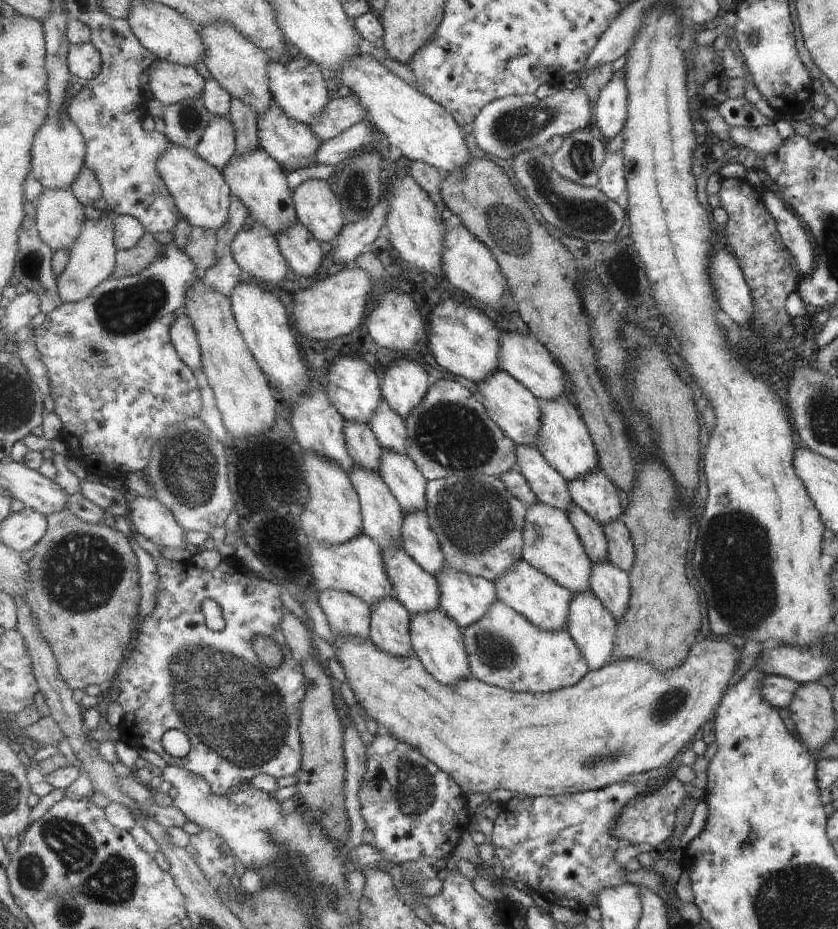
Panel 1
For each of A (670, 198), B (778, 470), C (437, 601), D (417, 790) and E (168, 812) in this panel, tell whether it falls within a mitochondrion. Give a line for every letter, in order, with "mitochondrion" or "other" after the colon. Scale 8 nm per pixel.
A: other
B: other
C: other
D: mitochondrion
E: other

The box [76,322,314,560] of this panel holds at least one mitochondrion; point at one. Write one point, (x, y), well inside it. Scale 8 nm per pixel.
(188, 471)

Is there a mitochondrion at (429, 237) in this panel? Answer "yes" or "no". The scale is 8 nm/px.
no

